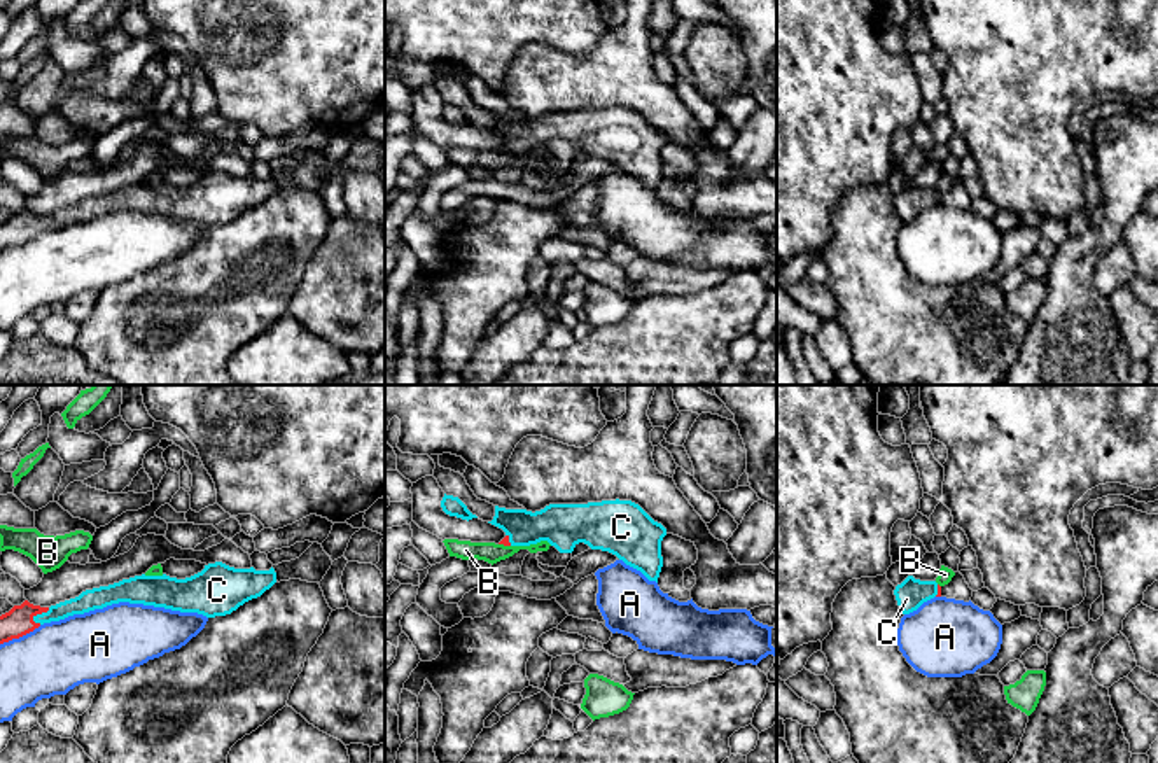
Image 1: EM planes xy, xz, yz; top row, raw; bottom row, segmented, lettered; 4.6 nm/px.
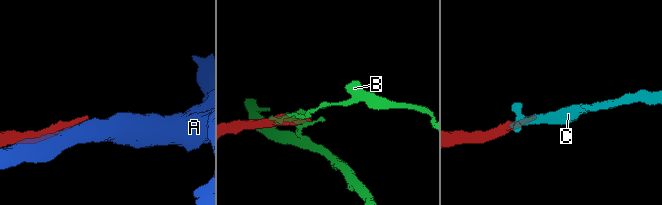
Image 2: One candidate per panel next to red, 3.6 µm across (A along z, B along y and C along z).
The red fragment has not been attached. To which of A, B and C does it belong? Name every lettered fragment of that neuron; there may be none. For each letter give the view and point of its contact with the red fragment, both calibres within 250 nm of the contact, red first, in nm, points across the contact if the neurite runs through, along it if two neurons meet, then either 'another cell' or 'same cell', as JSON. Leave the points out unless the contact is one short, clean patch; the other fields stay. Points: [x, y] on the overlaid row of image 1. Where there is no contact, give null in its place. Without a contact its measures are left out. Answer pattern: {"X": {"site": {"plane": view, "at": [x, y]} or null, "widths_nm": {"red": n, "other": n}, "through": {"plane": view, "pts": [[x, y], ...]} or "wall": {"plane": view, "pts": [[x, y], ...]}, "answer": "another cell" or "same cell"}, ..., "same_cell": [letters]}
{"A": {"site": {"plane": "xy", "at": [20, 636]}, "widths_nm": {"red": 140, "other": 320}, "answer": "another cell"}, "B": {"site": {"plane": "xz", "at": [504, 545]}, "widths_nm": {"red": 40, "other": 90}, "wall": {"plane": "xz", "pts": [[499, 543], [509, 546]]}, "answer": "another cell"}, "C": {"site": {"plane": "xy", "at": [41, 613]}, "widths_nm": {"red": 140, "other": 100}, "answer": "same cell"}, "same_cell": ["C"]}

